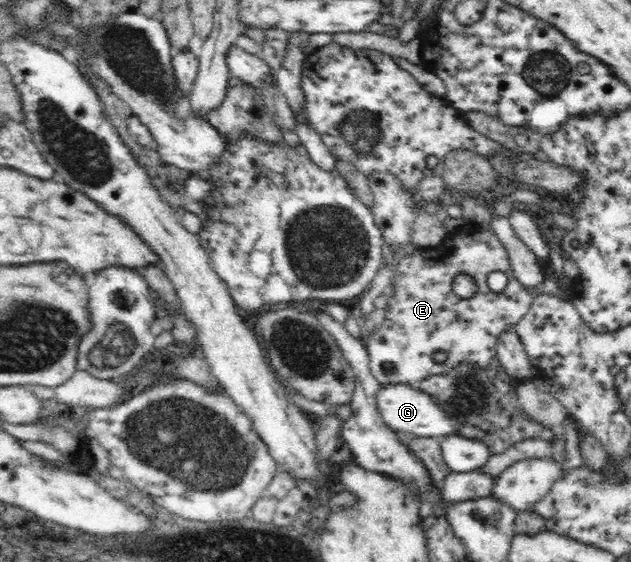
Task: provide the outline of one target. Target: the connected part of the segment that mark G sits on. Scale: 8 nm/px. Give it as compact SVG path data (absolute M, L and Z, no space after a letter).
M399 383L381 385L375 397L375 403L385 425L403 436L441 439L455 434L459 427L457 421L451 419L439 407L439 403L431 399L431 395L427 395L423 391L415 391L415 389L411 389L411 385Z

